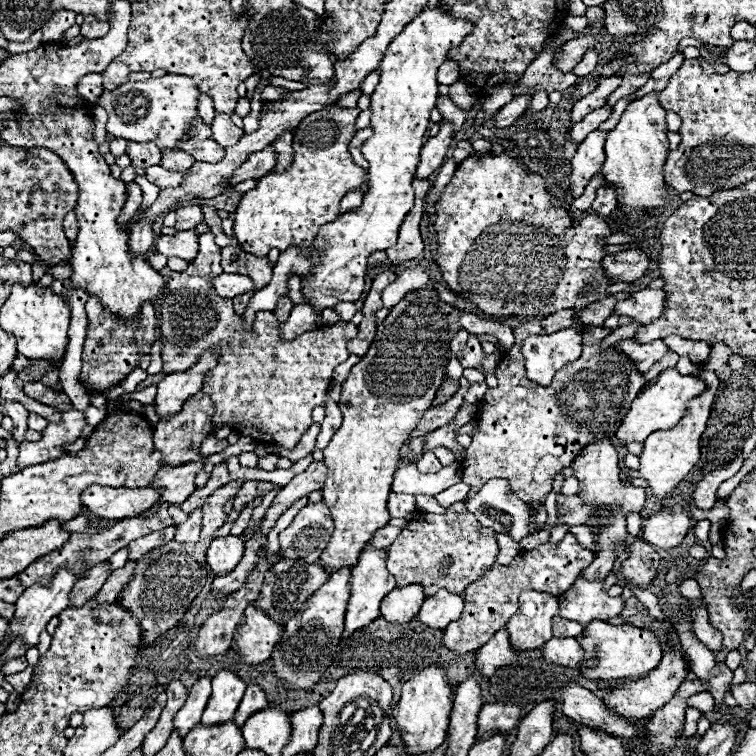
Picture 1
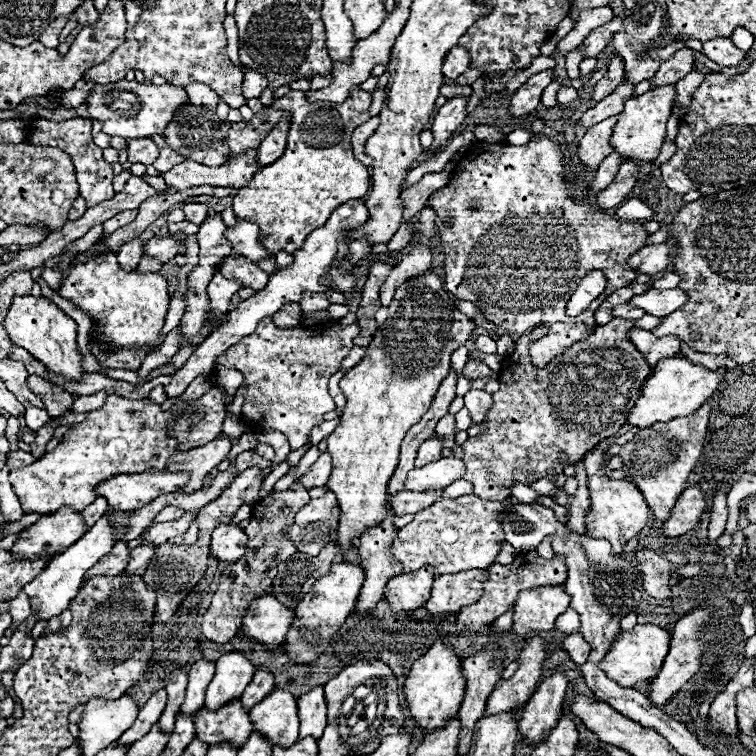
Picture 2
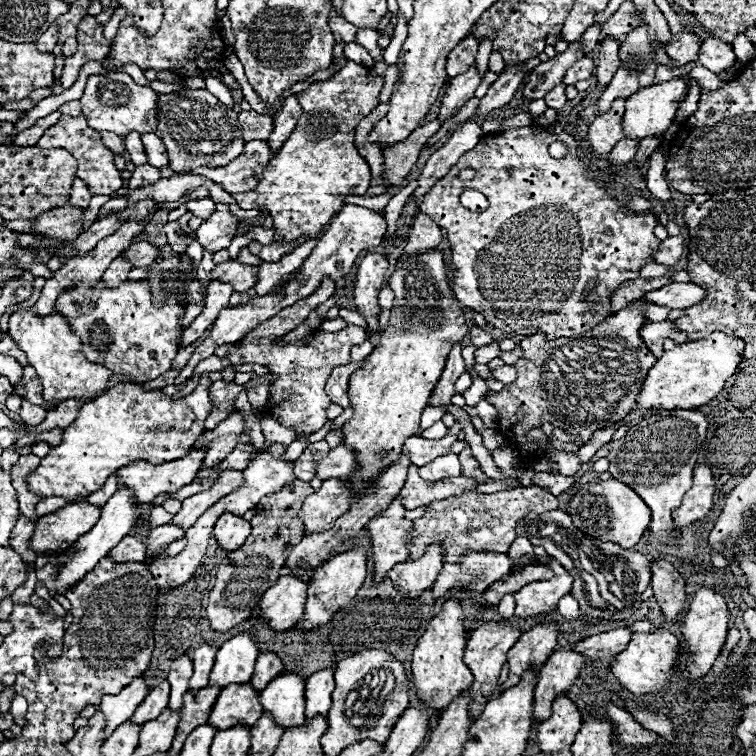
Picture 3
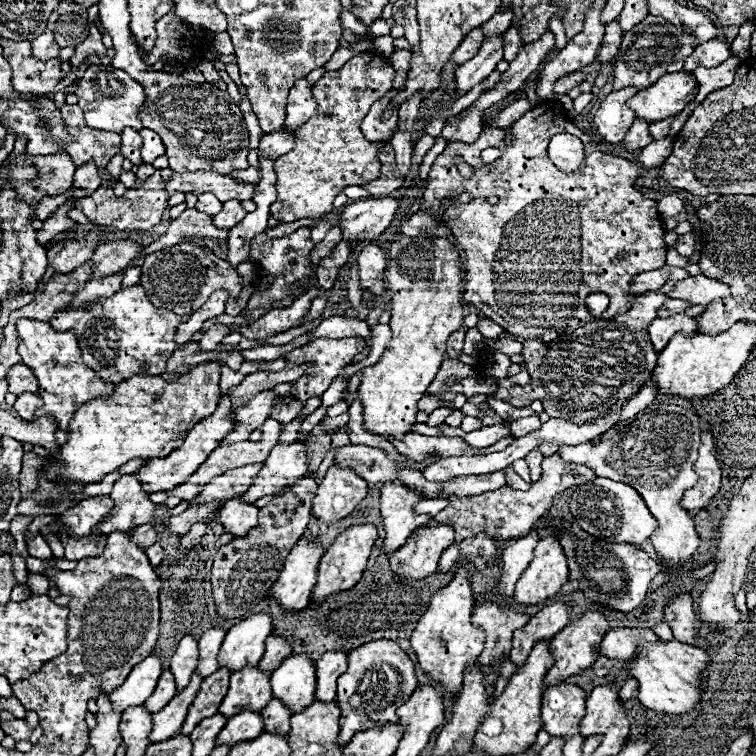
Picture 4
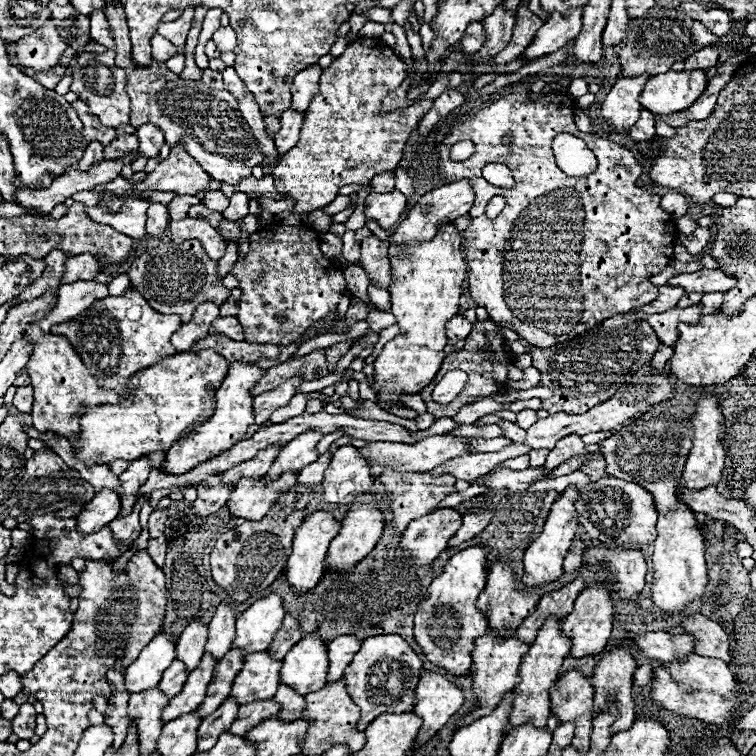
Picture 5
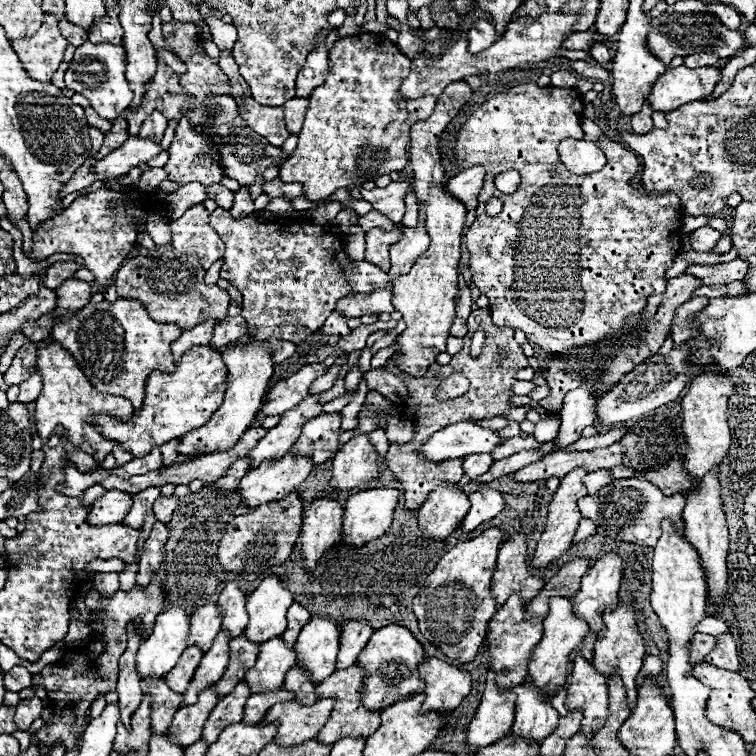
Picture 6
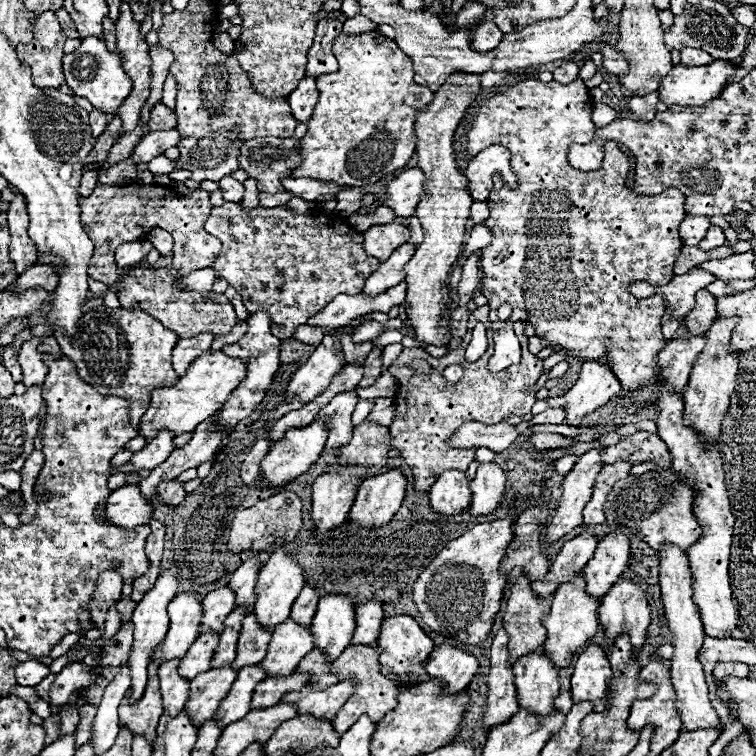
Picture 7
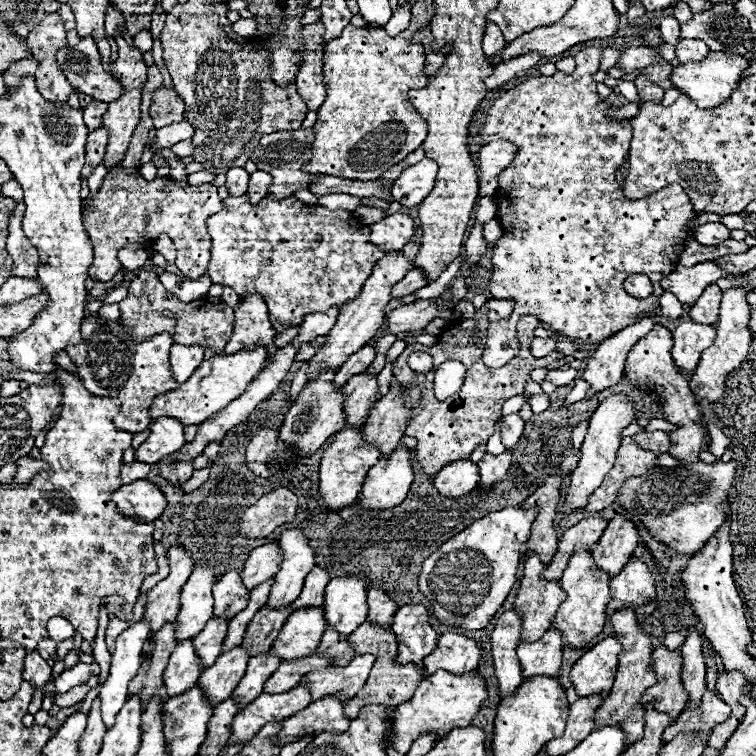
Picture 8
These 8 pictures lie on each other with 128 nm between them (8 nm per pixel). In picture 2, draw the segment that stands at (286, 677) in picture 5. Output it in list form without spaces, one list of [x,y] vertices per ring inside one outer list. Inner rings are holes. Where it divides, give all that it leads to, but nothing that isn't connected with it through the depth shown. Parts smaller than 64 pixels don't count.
[[[286,690],[270,692],[250,710],[250,720],[254,724],[254,732],[268,736],[272,746],[280,744],[280,748],[284,748],[294,744],[298,738],[300,720],[296,714],[296,698]]]

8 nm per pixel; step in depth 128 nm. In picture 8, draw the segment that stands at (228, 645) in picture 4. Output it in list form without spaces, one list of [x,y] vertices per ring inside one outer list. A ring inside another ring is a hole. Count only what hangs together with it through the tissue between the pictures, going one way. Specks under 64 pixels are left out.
[[[286,530],[280,534],[280,550],[282,562],[280,570],[274,576],[274,584],[268,596],[268,608],[286,608],[300,596],[300,588],[304,584],[304,576],[314,568],[314,552],[308,546],[302,530]]]

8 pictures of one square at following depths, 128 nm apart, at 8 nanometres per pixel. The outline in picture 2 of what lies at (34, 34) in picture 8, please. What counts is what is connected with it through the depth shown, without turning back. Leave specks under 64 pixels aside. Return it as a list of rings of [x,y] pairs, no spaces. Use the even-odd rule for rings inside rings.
[[[58,16],[58,18],[44,30],[44,34],[40,36],[40,42],[42,42],[44,46],[48,46],[48,48],[58,48],[58,44],[60,44],[58,36],[60,36],[66,20],[68,20],[68,16]]]

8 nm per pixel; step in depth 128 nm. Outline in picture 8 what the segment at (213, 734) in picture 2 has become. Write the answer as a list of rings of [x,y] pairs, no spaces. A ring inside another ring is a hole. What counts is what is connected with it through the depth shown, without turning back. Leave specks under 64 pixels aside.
[[[304,608],[304,610],[292,612],[284,622],[278,638],[274,640],[272,652],[276,652],[280,660],[292,660],[292,656],[308,656],[308,652],[316,652],[324,630],[326,630],[326,622],[324,622],[322,608]]]

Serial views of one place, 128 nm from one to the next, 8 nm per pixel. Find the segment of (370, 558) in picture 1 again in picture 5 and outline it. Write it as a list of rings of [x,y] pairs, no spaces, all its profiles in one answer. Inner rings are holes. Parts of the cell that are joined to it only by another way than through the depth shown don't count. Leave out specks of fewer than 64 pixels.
[[[384,472],[380,476],[380,482],[386,486],[386,492],[390,494],[390,510],[392,510],[392,522],[394,522],[394,532],[402,534],[406,526],[420,518],[426,516],[428,512],[436,510],[436,506],[454,492],[454,482],[456,478],[450,474],[432,478],[430,474],[418,474],[418,472]]]

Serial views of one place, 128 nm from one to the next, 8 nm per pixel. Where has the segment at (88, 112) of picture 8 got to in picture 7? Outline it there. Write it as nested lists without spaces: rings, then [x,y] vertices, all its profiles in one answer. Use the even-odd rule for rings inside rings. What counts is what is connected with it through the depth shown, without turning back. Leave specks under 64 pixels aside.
[[[98,110],[90,112],[90,128],[92,128],[92,136],[94,138],[98,138],[100,132],[104,132],[106,124],[108,124],[108,118],[102,112],[98,112]]]

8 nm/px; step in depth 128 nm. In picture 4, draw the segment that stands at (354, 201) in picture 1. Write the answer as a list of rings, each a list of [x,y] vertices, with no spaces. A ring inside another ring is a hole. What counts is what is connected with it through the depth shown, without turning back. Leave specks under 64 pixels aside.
[[[370,198],[346,204],[338,218],[342,240],[350,244],[350,250],[354,250],[352,242],[376,240],[390,226],[398,206],[400,200],[396,198]],[[214,324],[206,334],[202,334],[202,340],[198,342],[198,350],[200,352],[216,350],[216,346],[222,342],[222,338],[228,336],[230,332],[234,332],[230,324]]]

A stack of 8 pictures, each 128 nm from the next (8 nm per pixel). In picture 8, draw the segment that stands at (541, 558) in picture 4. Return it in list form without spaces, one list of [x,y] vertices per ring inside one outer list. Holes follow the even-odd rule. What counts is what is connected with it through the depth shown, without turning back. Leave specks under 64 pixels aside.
[[[610,396],[608,400],[604,400],[598,406],[594,416],[590,418],[590,426],[588,426],[584,444],[580,448],[580,452],[582,452],[580,462],[578,462],[576,470],[570,474],[570,486],[566,490],[566,502],[562,506],[562,514],[572,514],[588,504],[588,496],[602,484],[604,476],[612,470],[612,464],[616,460],[616,452],[620,448],[620,438],[618,438],[620,432],[634,420],[636,420],[636,408],[624,396]]]

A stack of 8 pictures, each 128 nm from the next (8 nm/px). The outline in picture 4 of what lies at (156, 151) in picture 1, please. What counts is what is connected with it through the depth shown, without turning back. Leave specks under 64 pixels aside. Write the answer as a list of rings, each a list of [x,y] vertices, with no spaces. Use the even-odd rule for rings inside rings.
[[[124,128],[122,130],[122,154],[124,154],[124,158],[128,158],[134,166],[140,166],[140,164],[144,164],[142,160],[140,160],[140,148],[142,148],[142,138],[140,138],[140,134],[136,132],[136,130],[132,130],[132,128]]]

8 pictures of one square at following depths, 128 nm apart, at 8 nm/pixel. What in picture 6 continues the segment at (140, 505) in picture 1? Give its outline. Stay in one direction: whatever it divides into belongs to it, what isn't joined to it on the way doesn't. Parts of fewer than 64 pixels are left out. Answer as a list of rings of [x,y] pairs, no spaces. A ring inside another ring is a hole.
[[[248,336],[242,348],[222,350],[222,358],[228,366],[228,388],[224,392],[224,402],[206,426],[200,426],[200,428],[196,428],[196,430],[192,430],[180,438],[178,454],[204,456],[204,454],[230,450],[244,436],[244,432],[254,426],[254,416],[262,404],[262,396],[268,388],[272,374],[274,374],[270,348],[266,346],[266,342],[258,342],[258,340]]]

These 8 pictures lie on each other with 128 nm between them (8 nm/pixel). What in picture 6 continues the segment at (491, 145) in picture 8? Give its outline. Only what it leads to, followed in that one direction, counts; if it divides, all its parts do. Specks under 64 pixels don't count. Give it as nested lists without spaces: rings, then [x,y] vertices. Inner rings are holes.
[[[472,166],[472,168],[466,168],[462,170],[460,174],[456,174],[454,178],[448,180],[448,184],[444,186],[444,190],[454,196],[456,200],[460,200],[466,210],[474,210],[476,208],[476,198],[478,198],[478,192],[482,188],[482,182],[484,182],[484,168],[482,166]],[[506,170],[506,172],[500,172],[496,174],[496,186],[500,192],[514,192],[520,184],[520,174],[516,170]]]

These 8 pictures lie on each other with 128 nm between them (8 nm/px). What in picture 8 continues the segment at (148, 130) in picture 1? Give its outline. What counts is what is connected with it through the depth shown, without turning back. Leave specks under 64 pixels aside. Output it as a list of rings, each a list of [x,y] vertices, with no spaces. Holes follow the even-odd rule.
[[[86,36],[74,48],[66,46],[56,54],[56,60],[70,84],[94,100],[110,104],[122,96],[122,84],[104,70],[100,52],[92,36]]]

